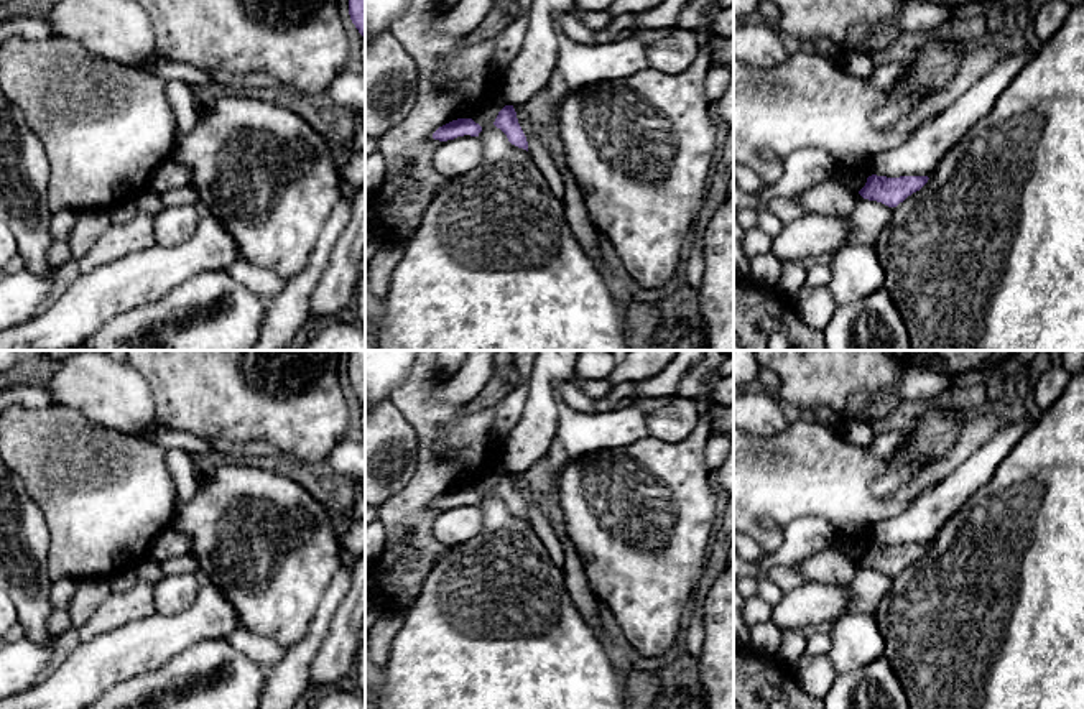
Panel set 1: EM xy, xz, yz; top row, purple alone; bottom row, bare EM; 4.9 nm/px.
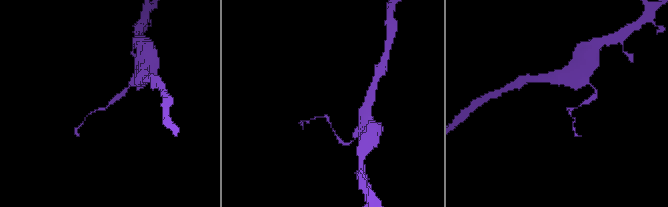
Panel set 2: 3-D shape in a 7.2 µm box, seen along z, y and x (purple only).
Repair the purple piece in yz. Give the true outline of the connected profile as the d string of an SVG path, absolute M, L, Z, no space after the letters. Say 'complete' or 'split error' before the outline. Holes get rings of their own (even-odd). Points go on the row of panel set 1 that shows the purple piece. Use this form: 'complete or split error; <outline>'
complete; M872 174L867 178L865 186L859 191L864 199L882 202L888 207L896 207L908 196L920 191L928 176L900 176L887 178Z

